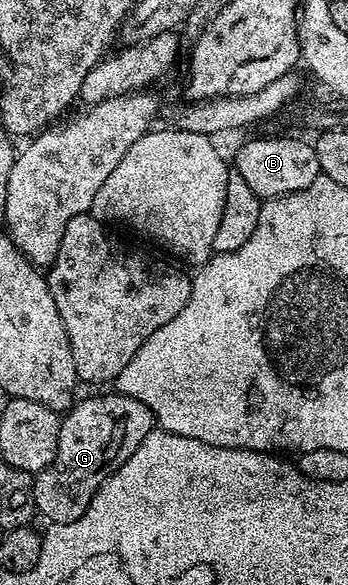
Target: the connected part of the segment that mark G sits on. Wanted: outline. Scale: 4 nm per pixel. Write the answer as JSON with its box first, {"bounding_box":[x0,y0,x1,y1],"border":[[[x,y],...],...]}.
{"bounding_box":[34,390,155,524],"border":[[[111,390],[107,396],[79,399],[61,417],[58,426],[56,458],[34,476],[34,507],[47,516],[50,524],[78,520],[100,490],[100,486],[140,446],[149,432],[155,431],[152,410],[136,398]]]}

